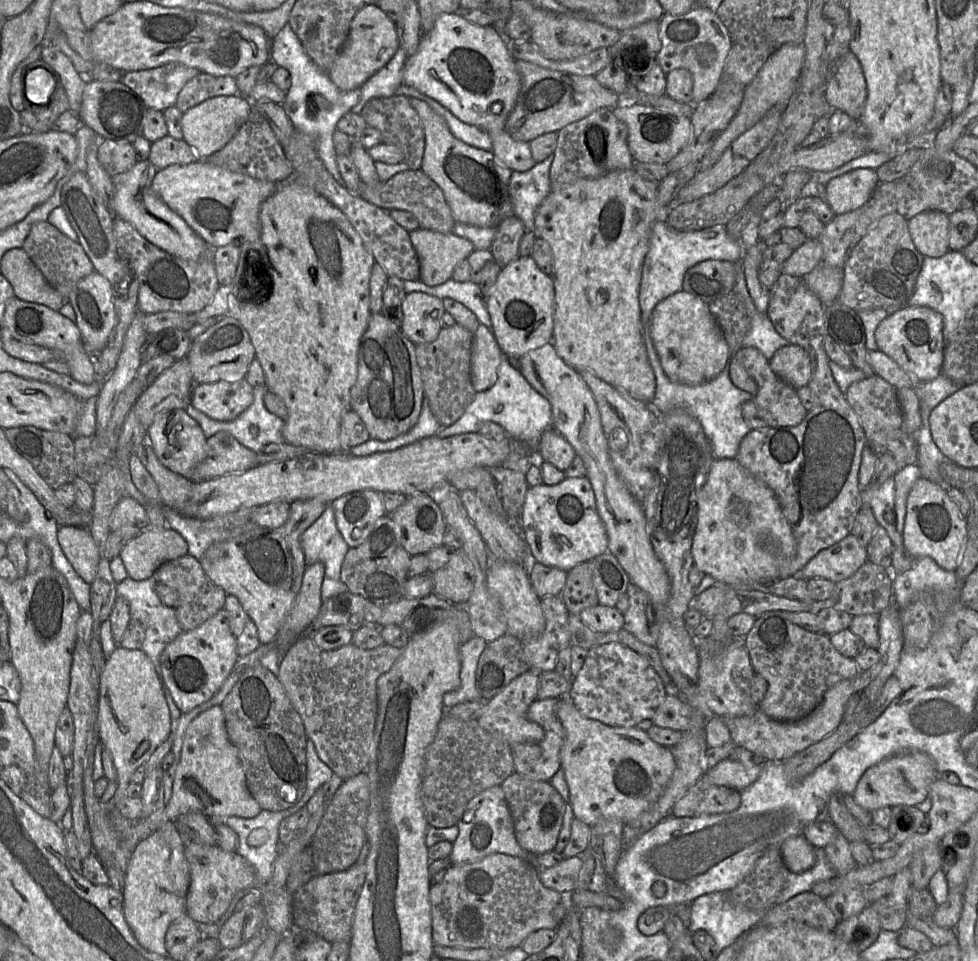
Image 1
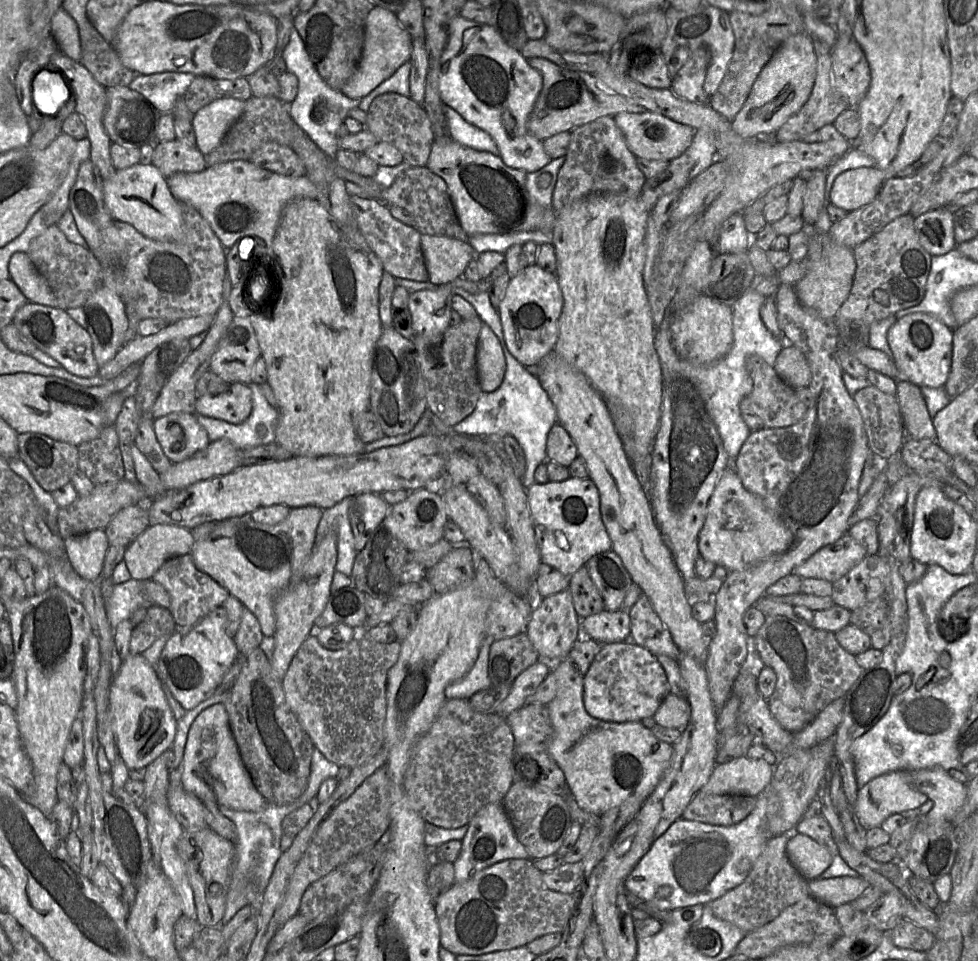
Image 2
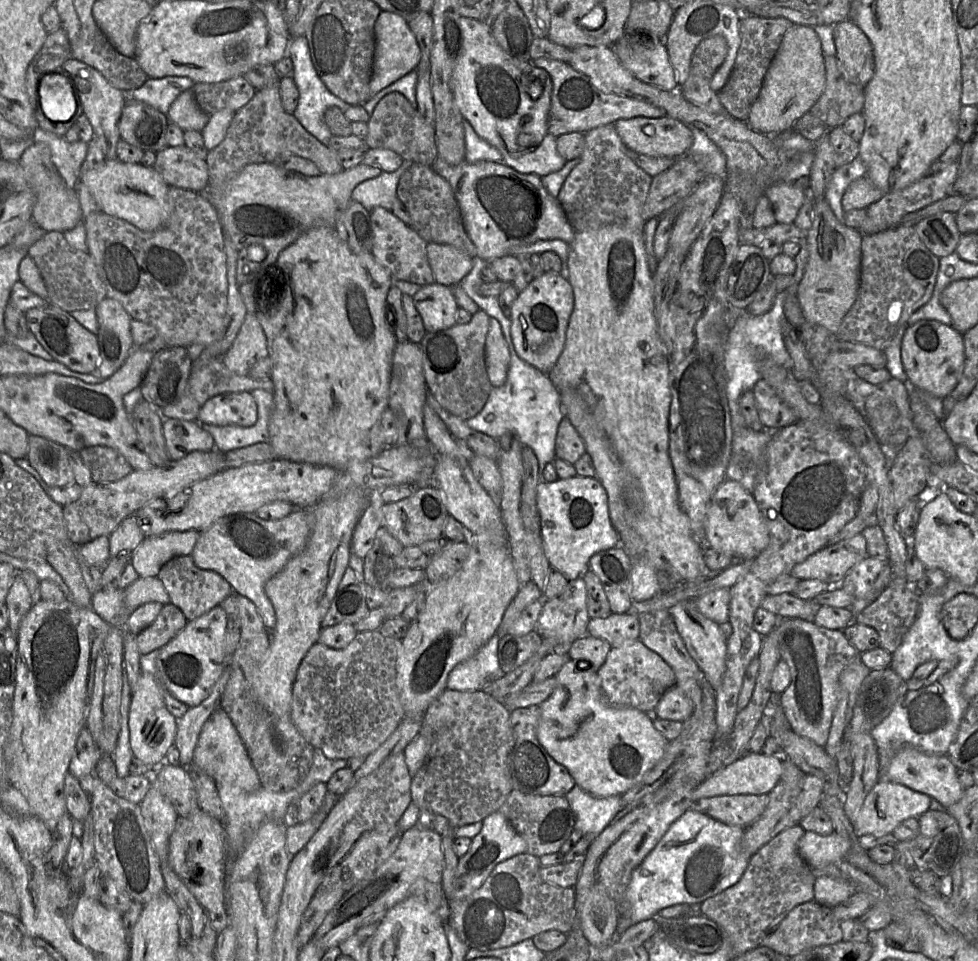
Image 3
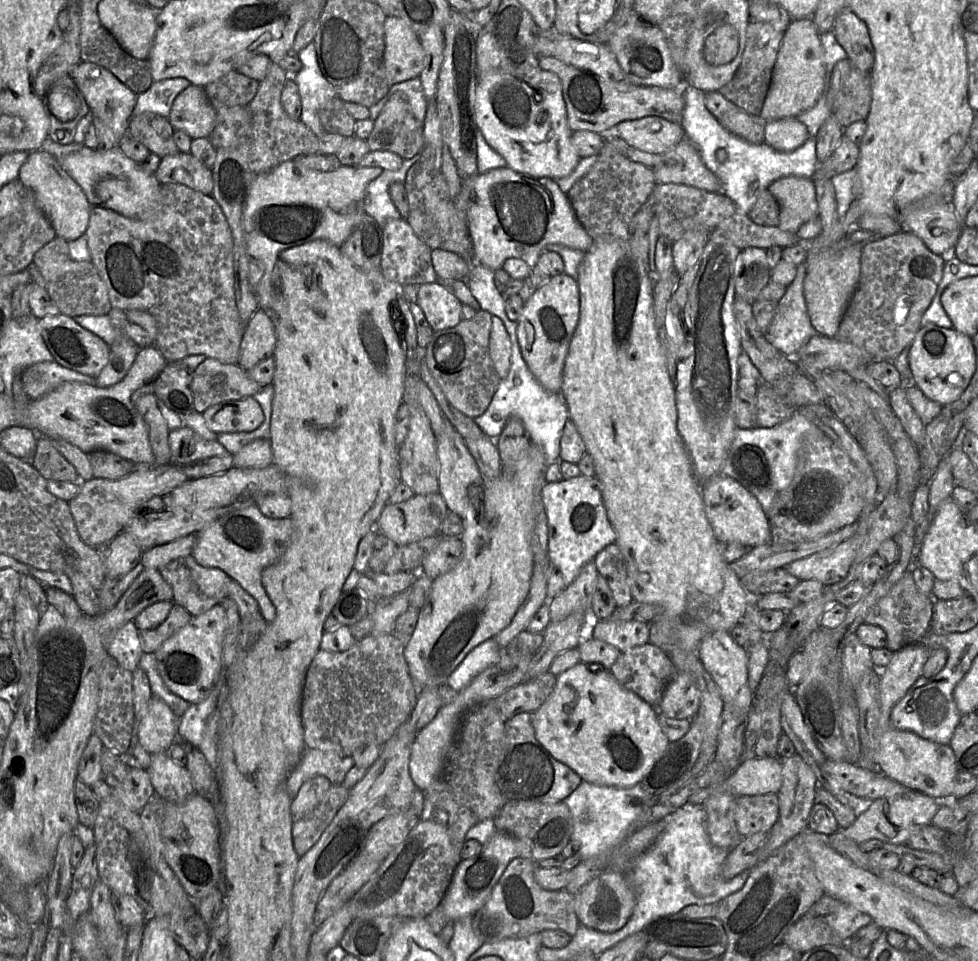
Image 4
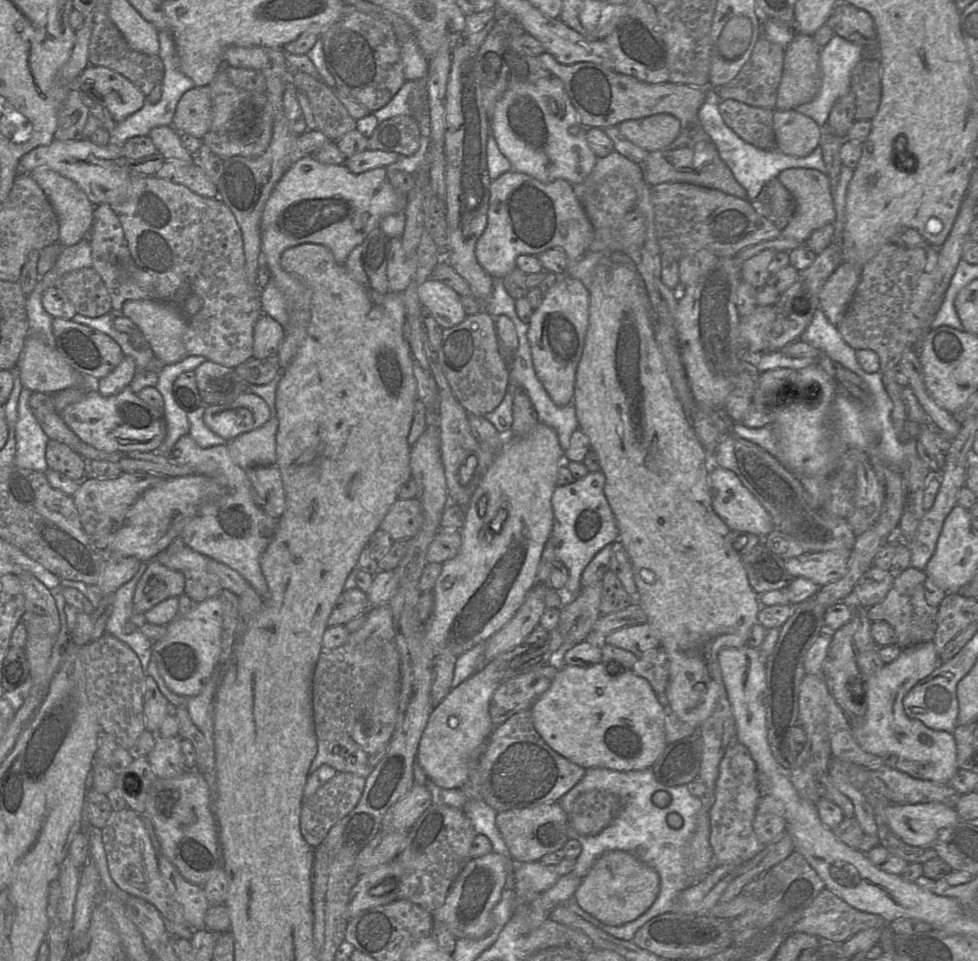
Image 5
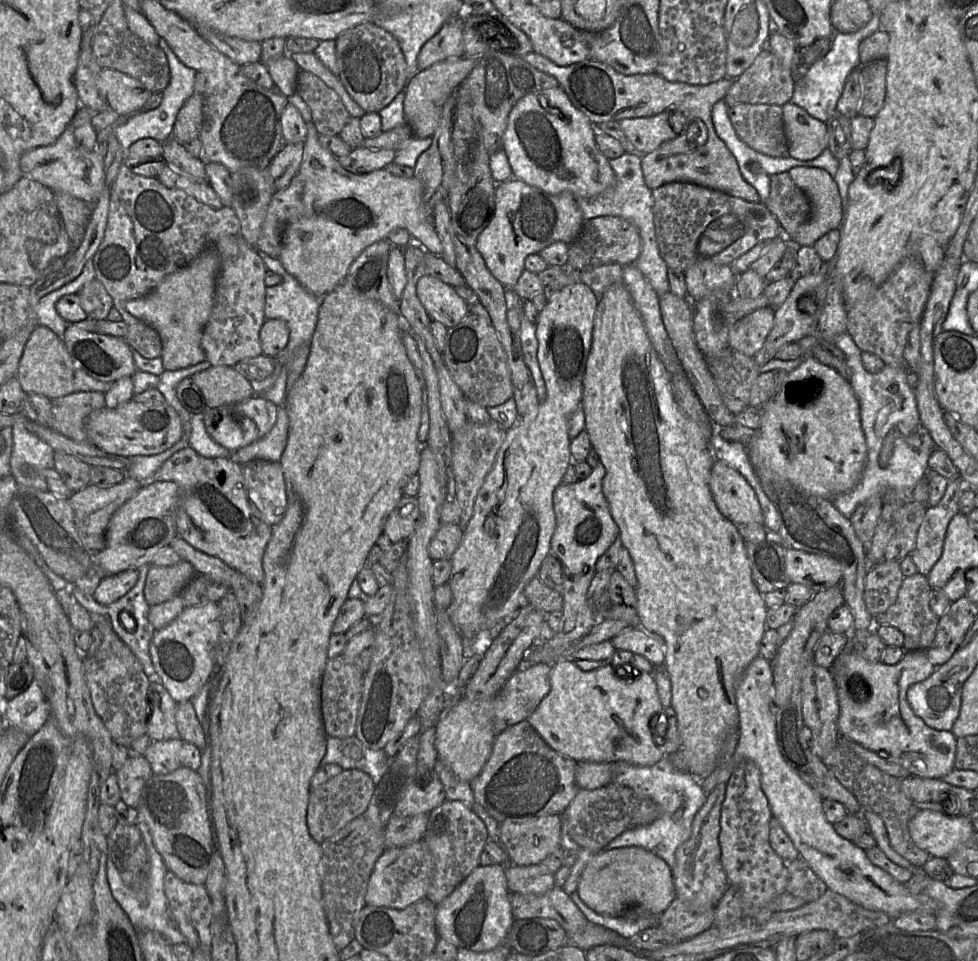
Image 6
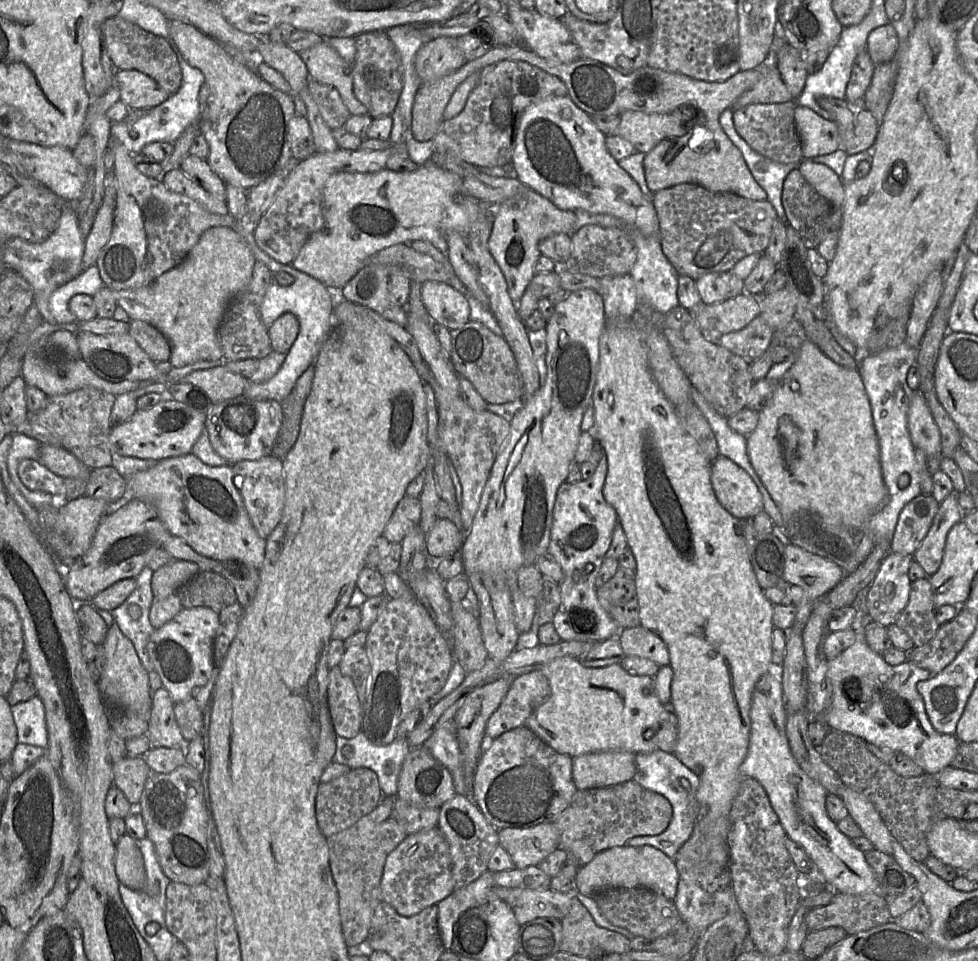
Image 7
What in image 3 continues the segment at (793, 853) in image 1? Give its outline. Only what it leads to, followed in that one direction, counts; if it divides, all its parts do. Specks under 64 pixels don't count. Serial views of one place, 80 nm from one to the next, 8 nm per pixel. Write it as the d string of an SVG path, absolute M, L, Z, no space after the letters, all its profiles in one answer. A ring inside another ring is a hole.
M805 831L799 840L798 852L804 861L818 872L845 858L851 847L851 842L836 832L824 836Z

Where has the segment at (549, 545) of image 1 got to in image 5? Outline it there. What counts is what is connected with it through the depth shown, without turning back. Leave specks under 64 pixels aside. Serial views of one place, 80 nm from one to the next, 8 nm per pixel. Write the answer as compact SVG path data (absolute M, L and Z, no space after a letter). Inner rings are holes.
M601 470L589 472L572 483L557 486L551 497L553 511L552 549L555 558L568 571L565 587L558 590L562 606L570 603L581 591L582 572L592 558L605 546L618 541L619 531L604 495L605 475Z

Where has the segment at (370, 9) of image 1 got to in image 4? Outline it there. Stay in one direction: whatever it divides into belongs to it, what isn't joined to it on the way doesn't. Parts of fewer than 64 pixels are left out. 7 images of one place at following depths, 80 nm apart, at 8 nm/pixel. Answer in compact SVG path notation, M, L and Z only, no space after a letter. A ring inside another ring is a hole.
M387 16L384 33L384 65L389 84L419 77L424 68L424 51L415 32L401 18Z

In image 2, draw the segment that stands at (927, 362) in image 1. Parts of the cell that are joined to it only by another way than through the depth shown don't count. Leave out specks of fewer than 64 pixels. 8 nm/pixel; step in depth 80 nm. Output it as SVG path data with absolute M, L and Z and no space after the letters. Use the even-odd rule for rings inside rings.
M913 313L896 320L887 333L887 341L892 352L892 360L901 375L899 380L906 380L918 387L944 387L951 369L952 344L954 330L947 327L938 317L927 313Z

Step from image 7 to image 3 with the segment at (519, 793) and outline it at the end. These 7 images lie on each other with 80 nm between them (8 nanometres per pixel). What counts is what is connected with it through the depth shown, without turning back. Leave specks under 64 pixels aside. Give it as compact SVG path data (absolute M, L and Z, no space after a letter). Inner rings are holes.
M538 705L517 708L510 712L510 724L514 734L514 746L509 757L512 788L534 795L566 795L576 786L576 782L567 768L556 762L540 744L537 738L540 716Z

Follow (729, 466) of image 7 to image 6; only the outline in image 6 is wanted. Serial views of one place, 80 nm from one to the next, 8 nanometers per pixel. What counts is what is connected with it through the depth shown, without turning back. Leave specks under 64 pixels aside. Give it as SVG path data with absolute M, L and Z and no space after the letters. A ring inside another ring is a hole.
M714 461L709 486L718 510L729 521L735 525L763 524L762 509L754 489L725 461Z

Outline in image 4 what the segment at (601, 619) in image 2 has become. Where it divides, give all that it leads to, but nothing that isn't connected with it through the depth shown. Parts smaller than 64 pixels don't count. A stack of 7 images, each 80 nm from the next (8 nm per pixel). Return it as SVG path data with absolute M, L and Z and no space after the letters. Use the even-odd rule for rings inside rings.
M611 618L599 620L594 626L593 638L626 651L649 643L649 623Z

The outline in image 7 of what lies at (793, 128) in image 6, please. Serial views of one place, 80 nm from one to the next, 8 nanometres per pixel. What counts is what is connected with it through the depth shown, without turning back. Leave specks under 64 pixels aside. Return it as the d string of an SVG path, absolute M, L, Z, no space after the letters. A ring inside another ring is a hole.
M797 105L794 119L804 159L826 155L839 149L839 133L836 123L826 120L812 109Z

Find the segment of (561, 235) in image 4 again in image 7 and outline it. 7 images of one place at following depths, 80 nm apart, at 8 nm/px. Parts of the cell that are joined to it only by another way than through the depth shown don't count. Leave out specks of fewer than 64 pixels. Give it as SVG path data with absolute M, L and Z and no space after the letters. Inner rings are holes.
M530 190L527 200L497 205L497 215L488 240L488 249L501 269L511 299L518 303L537 273L536 263L541 257L541 240L558 233L572 234L576 225L575 211L562 210L540 193Z

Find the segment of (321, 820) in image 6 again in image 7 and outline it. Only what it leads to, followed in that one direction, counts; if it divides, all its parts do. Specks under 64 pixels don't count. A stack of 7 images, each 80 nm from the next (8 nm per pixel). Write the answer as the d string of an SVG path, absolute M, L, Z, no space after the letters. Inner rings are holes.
M368 768L351 769L329 782L320 783L315 801L315 814L321 833L329 838L347 829L372 812L382 798L378 777L374 771Z

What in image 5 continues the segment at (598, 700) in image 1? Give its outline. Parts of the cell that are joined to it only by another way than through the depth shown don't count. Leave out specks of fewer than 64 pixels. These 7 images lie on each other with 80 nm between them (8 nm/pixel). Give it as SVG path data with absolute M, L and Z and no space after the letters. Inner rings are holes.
M662 648L653 649L642 654L630 670L648 680L657 698L659 694L666 691L670 663L667 654Z

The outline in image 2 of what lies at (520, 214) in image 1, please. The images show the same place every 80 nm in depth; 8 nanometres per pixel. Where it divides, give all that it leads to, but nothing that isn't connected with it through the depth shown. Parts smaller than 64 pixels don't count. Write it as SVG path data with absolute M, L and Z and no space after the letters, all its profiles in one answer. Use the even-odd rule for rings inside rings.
M564 157L554 158L540 170L527 173L525 187L529 195L544 209L552 208L553 191Z

